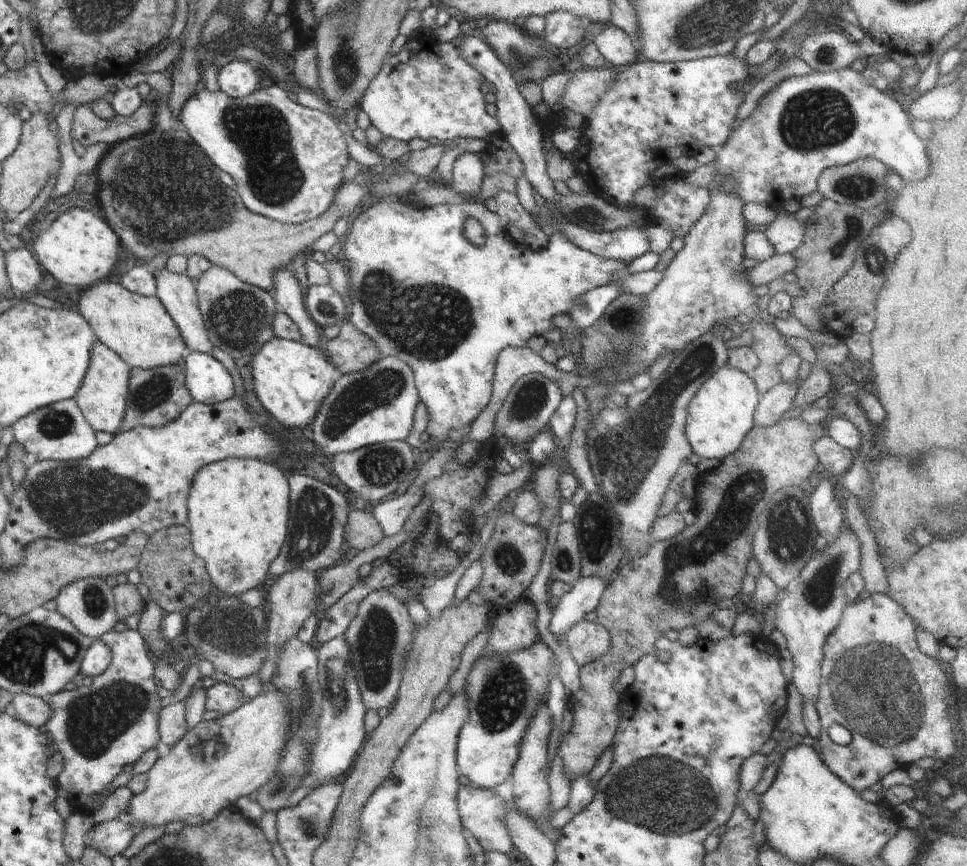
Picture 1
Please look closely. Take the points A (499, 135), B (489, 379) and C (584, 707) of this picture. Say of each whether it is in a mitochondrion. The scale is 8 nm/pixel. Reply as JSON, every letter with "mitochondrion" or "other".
{"A":"other","B":"other","C":"other"}

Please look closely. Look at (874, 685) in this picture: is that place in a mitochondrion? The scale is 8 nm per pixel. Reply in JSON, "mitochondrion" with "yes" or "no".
{"mitochondrion":"yes"}

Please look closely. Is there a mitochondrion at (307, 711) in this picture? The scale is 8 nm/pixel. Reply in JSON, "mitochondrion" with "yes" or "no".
{"mitochondrion":"yes"}

